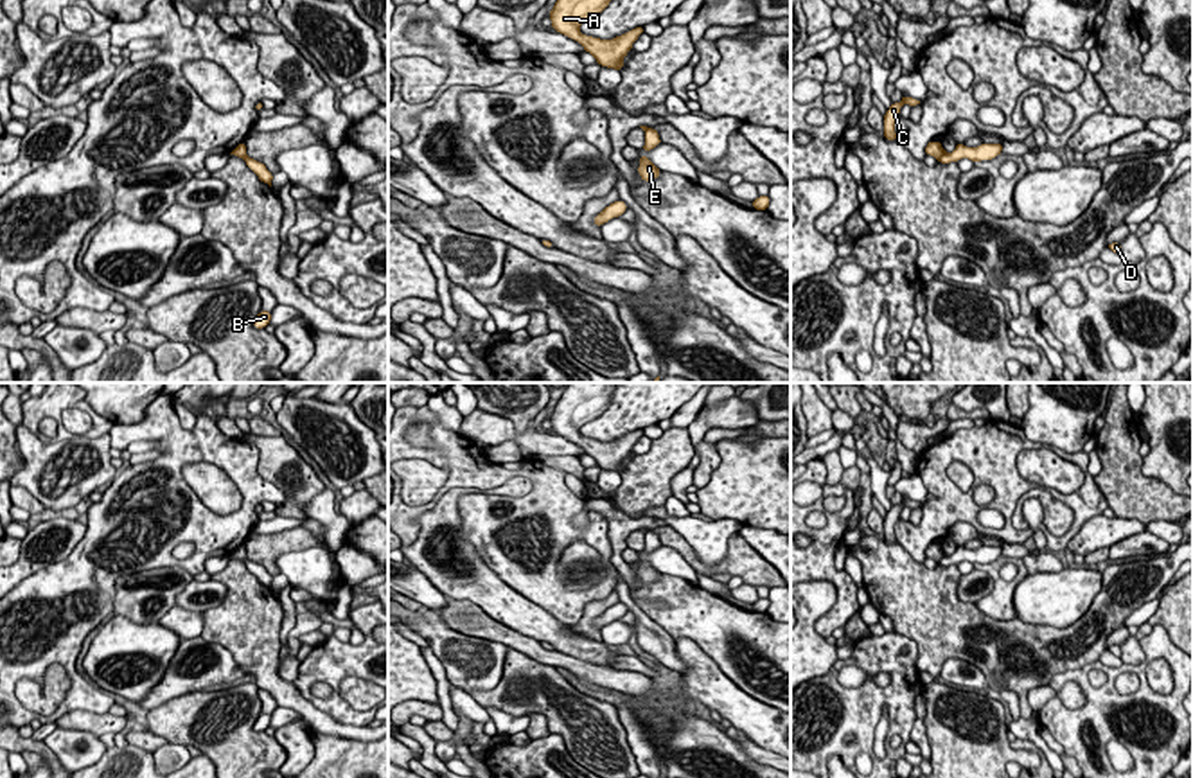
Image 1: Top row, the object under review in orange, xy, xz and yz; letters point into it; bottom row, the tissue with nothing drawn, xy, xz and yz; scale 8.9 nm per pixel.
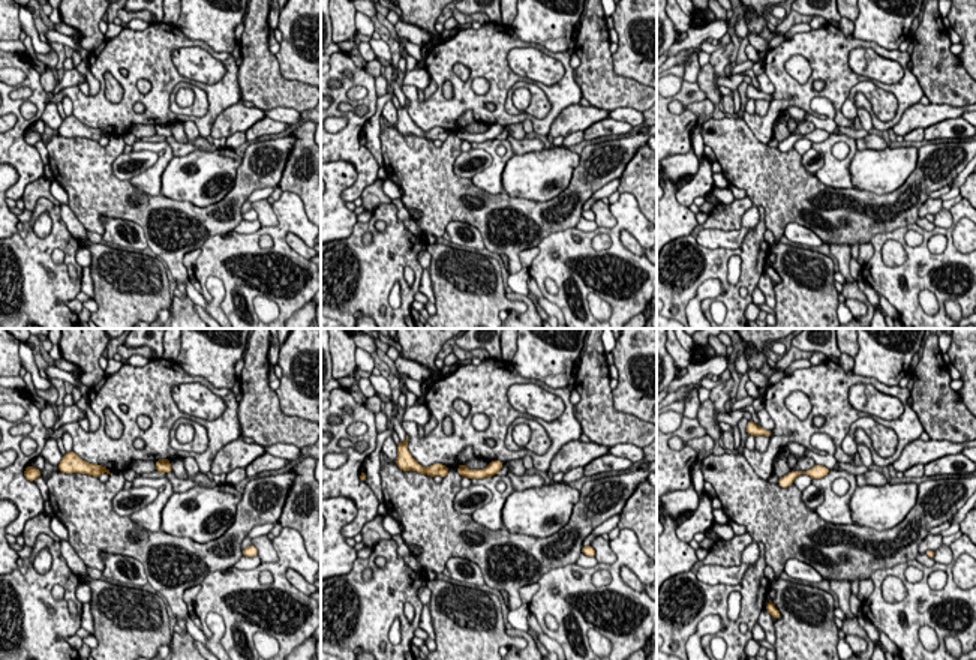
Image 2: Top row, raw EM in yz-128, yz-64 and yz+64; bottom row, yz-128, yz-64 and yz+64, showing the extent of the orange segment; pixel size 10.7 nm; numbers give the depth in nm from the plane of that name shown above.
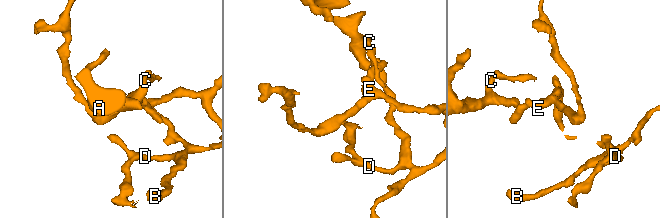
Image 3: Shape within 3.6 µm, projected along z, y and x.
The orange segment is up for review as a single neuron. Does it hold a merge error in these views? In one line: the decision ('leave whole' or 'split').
split

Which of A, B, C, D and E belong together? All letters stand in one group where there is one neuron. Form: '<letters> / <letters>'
A C / B D E

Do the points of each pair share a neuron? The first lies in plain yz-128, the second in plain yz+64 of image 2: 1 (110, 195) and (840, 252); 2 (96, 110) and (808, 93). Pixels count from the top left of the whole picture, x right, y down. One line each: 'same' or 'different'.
1: different
2: same

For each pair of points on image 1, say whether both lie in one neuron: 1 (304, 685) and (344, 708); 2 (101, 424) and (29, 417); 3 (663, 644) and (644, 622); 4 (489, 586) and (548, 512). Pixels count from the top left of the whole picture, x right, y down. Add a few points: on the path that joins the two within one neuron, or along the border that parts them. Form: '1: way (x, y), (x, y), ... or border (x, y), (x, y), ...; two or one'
1: way (309, 696), (317, 703), (333, 705); one
2: way (85, 406), (79, 401), (53, 401), (47, 405); one
3: way (658, 638), (647, 627); one
4: border (471, 543), (477, 554), (509, 586), (532, 601); two

